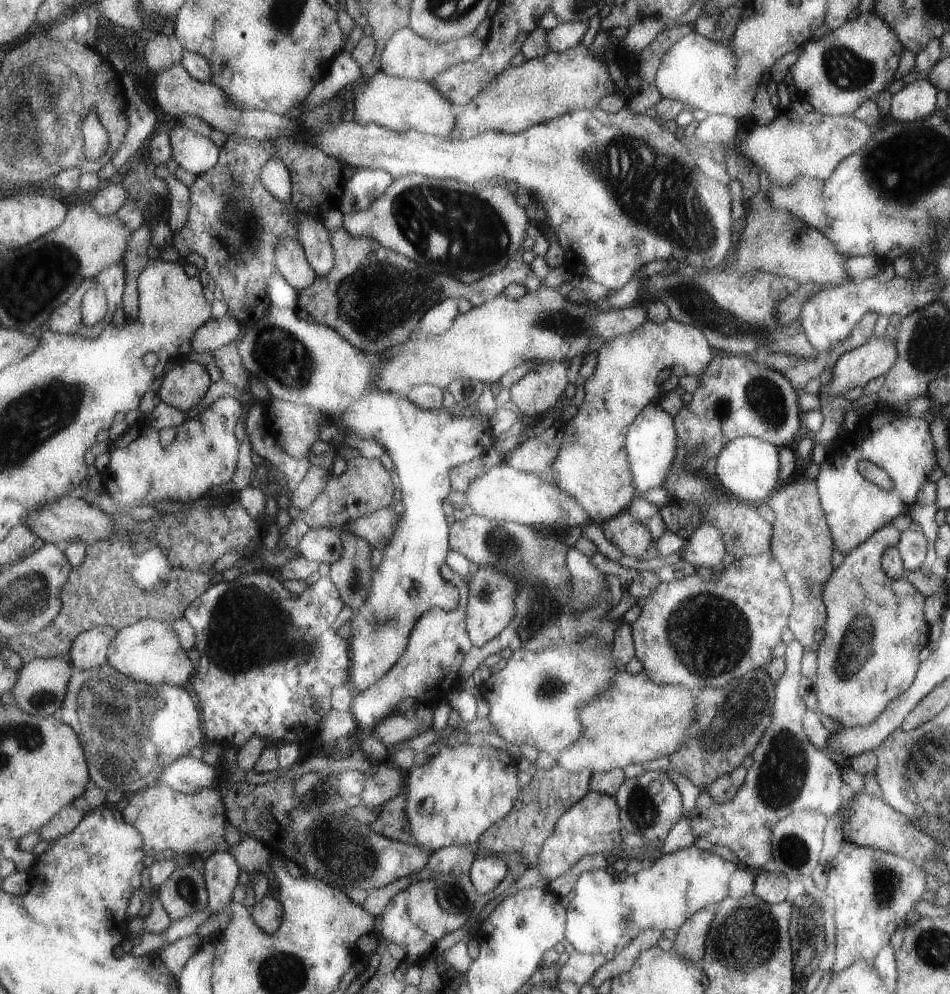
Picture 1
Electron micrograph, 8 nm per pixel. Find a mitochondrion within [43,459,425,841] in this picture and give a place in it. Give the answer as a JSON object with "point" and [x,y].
{"point":[114,715]}

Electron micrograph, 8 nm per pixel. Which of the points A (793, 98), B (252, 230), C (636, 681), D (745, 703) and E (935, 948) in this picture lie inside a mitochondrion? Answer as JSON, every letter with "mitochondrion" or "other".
{"A":"other","B":"mitochondrion","C":"other","D":"mitochondrion","E":"mitochondrion"}

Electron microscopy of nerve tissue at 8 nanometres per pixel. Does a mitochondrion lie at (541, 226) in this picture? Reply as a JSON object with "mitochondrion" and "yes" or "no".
{"mitochondrion":"no"}

